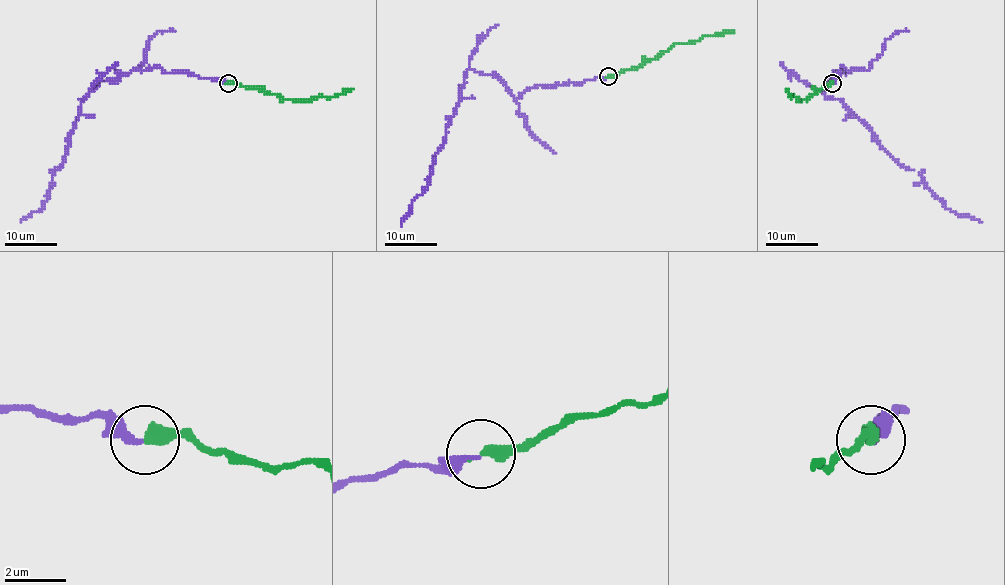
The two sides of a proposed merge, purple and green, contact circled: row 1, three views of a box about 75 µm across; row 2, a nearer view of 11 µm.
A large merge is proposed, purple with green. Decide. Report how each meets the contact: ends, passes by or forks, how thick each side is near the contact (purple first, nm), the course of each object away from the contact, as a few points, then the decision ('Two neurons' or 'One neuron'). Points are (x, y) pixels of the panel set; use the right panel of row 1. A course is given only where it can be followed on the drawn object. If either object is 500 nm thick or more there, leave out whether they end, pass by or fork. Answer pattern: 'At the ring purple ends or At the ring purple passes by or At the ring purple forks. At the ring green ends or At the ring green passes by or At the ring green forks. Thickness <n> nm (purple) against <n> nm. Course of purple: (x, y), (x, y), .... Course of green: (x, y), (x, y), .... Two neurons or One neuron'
At the ring purple ends. At the ring green ends. Thickness 260 nm (purple) against 440 nm. Course of purple: (832, 83), (842, 66), (853, 68), (831, 80), (828, 97), (918, 172), (944, 206), (981, 221). Course of green: (832, 83), (808, 98), (799, 100), (790, 97), (786, 88). One neuron

